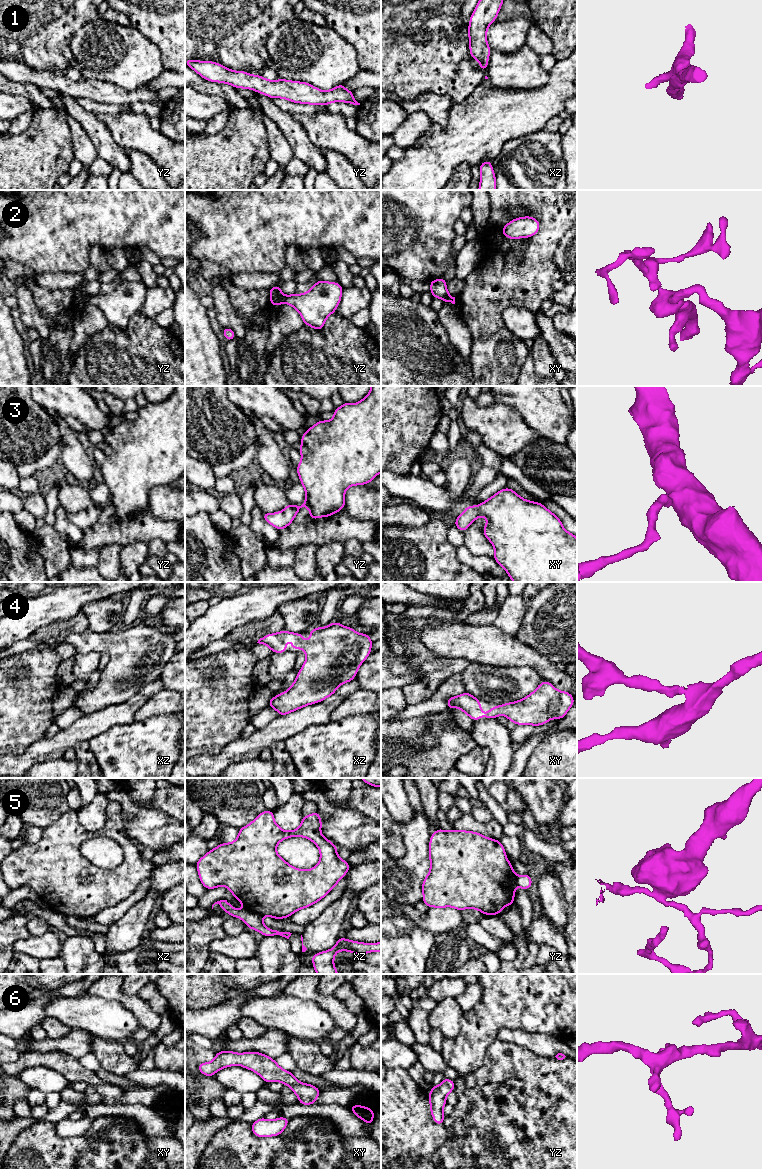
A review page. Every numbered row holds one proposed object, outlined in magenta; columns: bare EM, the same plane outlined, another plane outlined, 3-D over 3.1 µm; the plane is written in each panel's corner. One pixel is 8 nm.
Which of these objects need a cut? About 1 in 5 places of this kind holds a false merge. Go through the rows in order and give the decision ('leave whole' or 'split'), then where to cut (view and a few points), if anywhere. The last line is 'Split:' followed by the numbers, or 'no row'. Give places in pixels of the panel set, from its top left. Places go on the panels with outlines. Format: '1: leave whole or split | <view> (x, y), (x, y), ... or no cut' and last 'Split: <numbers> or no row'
1: leave whole | no cut
2: split | yz (285, 296), (283, 301)
3: leave whole | no cut
4: leave whole | no cut
5: split | xz (244, 907), (262, 916)
6: leave whole | no cut
Split: 2, 5

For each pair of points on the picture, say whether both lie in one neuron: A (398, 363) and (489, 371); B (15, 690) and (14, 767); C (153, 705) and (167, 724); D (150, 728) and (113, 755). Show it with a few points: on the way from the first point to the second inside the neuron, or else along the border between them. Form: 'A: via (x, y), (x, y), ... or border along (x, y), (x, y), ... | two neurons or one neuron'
A: border along (468, 358), (470, 371), (473, 375) | two neurons
B: border along (35, 742), (21, 753), (10, 754) | two neurons
C: border along (174, 712), (151, 715), (137, 720) | two neurons
D: via (141, 737), (125, 753), (122, 753) | one neuron

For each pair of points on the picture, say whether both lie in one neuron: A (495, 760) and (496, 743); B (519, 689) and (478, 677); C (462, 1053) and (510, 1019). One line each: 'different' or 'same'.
A: same
B: same
C: same

